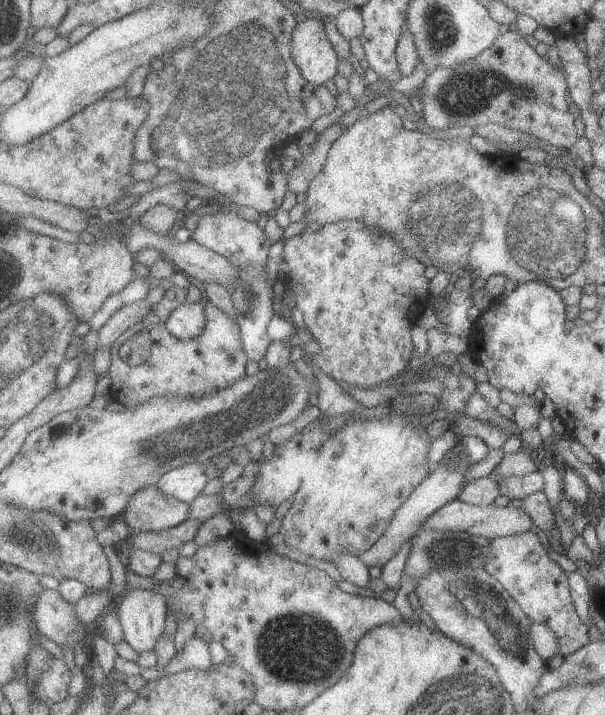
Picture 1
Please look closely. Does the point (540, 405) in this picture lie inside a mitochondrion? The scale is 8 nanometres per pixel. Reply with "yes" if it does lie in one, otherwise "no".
no

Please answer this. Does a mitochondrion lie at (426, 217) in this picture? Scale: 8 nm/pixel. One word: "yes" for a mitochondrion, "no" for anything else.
yes

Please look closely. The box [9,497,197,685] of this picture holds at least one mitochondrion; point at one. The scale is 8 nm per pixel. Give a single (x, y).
(38, 539)

